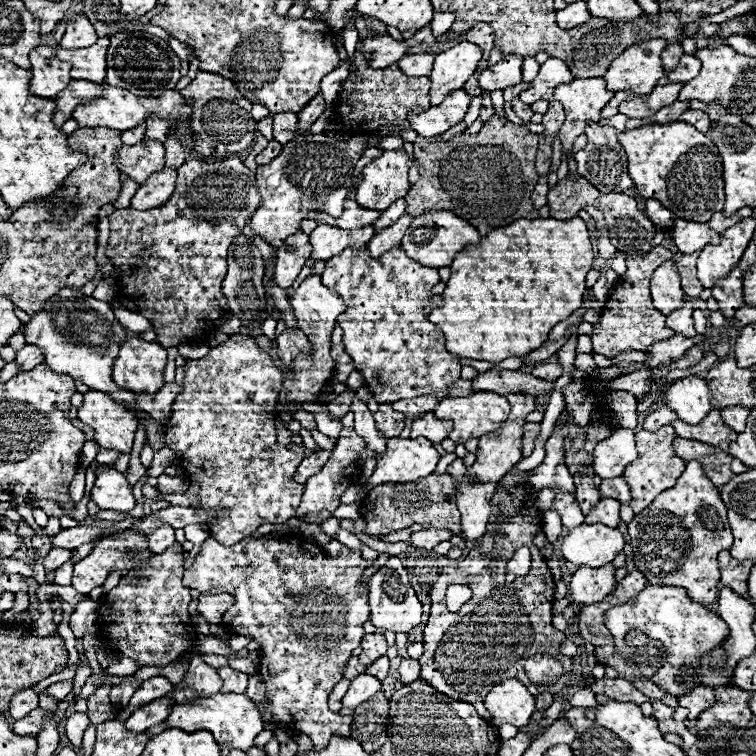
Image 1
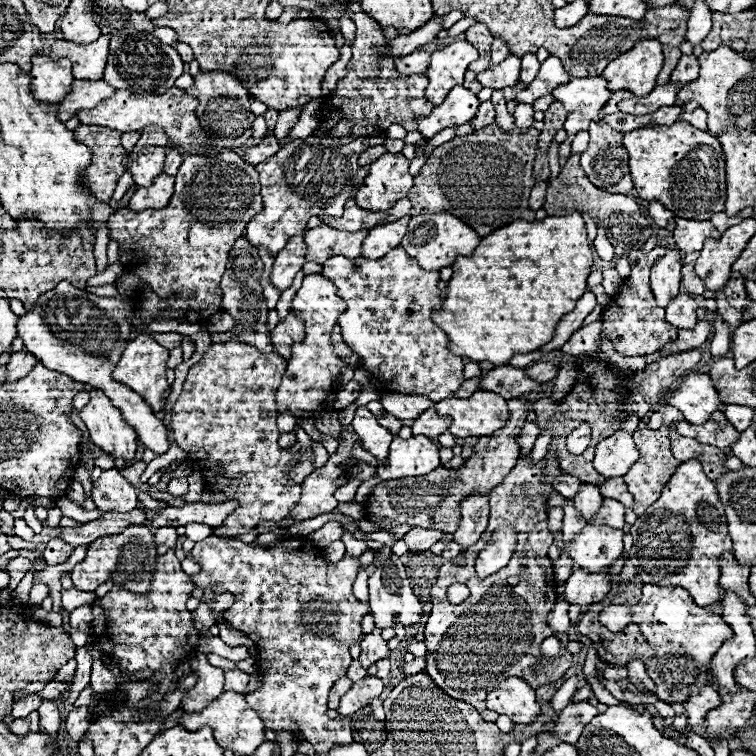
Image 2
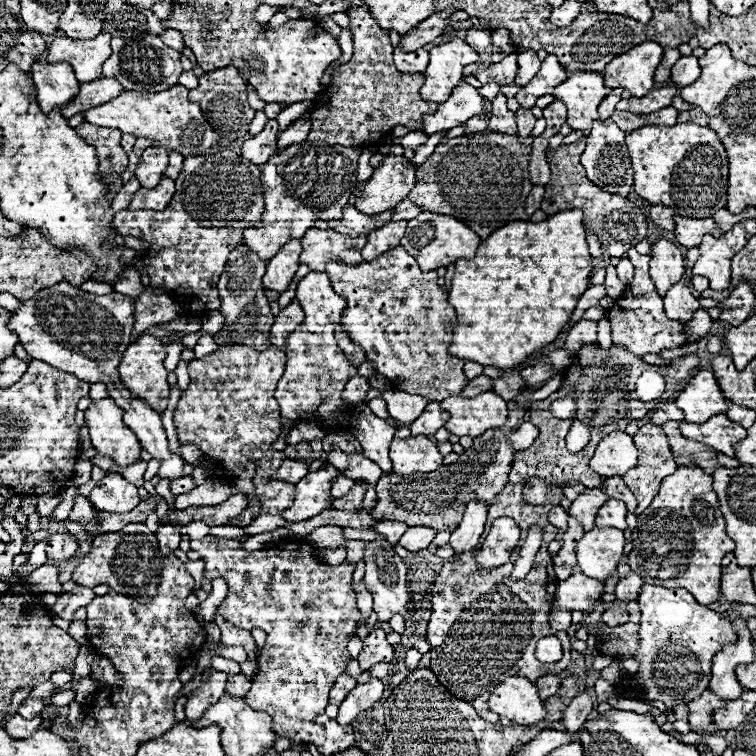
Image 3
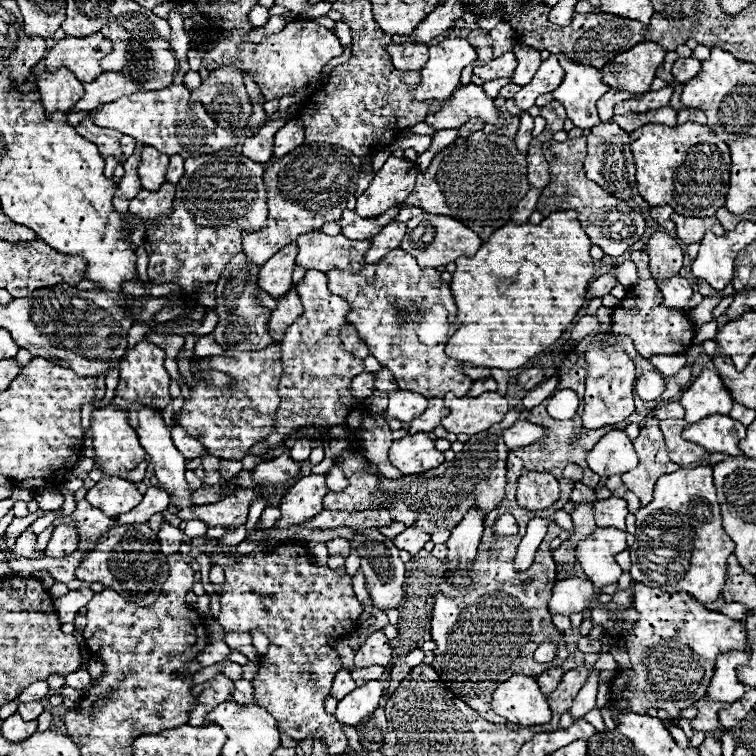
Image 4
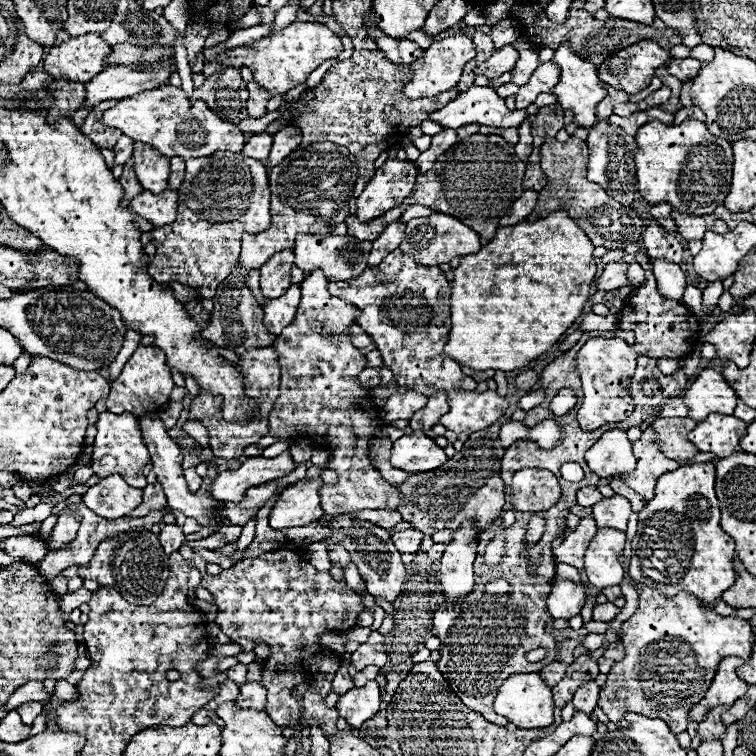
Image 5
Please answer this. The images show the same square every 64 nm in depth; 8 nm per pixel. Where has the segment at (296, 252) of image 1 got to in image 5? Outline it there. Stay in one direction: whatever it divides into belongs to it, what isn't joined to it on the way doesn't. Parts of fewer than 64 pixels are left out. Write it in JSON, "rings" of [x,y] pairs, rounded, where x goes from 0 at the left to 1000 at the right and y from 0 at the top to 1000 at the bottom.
{"rings":[[[376,331],[362,336],[347,354],[344,354],[344,384],[352,394],[370,394],[378,389],[384,373],[384,354],[389,349],[389,331]]]}

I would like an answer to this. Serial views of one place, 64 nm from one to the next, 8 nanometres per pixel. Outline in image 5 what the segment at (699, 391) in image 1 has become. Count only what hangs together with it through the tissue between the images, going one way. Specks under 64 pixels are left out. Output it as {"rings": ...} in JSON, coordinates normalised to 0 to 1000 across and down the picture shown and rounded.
{"rings":[[[934,487],[907,516],[905,534],[910,537],[910,553],[926,558],[942,545],[968,548],[976,526],[952,492]]]}

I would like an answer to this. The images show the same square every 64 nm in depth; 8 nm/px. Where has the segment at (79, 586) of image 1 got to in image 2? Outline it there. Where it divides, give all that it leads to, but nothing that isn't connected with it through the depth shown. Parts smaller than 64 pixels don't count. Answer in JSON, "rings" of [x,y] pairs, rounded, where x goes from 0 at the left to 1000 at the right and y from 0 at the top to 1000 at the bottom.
{"rings":[[[169,696],[161,706],[148,706],[148,709],[135,709],[127,712],[116,722],[114,738],[98,749],[95,770],[101,780],[108,783],[124,783],[135,770],[151,767],[151,772],[164,772],[172,775],[172,780],[190,783],[196,780],[196,770],[201,767],[198,754],[206,743],[206,725],[201,722],[201,706],[193,696]]]}

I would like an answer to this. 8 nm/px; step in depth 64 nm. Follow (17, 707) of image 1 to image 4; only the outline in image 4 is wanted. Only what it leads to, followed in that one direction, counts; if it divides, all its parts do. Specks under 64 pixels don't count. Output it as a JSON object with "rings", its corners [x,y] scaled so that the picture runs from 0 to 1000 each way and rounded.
{"rings":[[[53,926],[34,929],[34,931],[24,931],[24,944],[26,944],[34,955],[48,952],[56,942],[58,942],[58,929],[53,929]]]}

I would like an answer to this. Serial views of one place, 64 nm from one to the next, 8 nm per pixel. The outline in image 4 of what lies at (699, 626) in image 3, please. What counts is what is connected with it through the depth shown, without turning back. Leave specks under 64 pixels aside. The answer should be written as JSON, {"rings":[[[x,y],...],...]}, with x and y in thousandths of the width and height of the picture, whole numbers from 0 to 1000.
{"rings":[[[849,770],[841,772],[839,802],[847,810],[847,820],[839,823],[839,833],[828,844],[836,884],[817,886],[817,892],[807,902],[807,926],[812,931],[817,931],[820,926],[831,926],[831,939],[844,944],[854,944],[854,939],[860,937],[881,939],[889,947],[889,955],[894,958],[899,950],[899,939],[913,937],[921,929],[921,923],[929,923],[934,918],[934,910],[944,892],[947,870],[963,860],[987,857],[987,825],[931,804],[931,799],[921,796],[921,791],[915,791],[915,786],[910,783],[878,783],[876,778],[862,778]]]}

